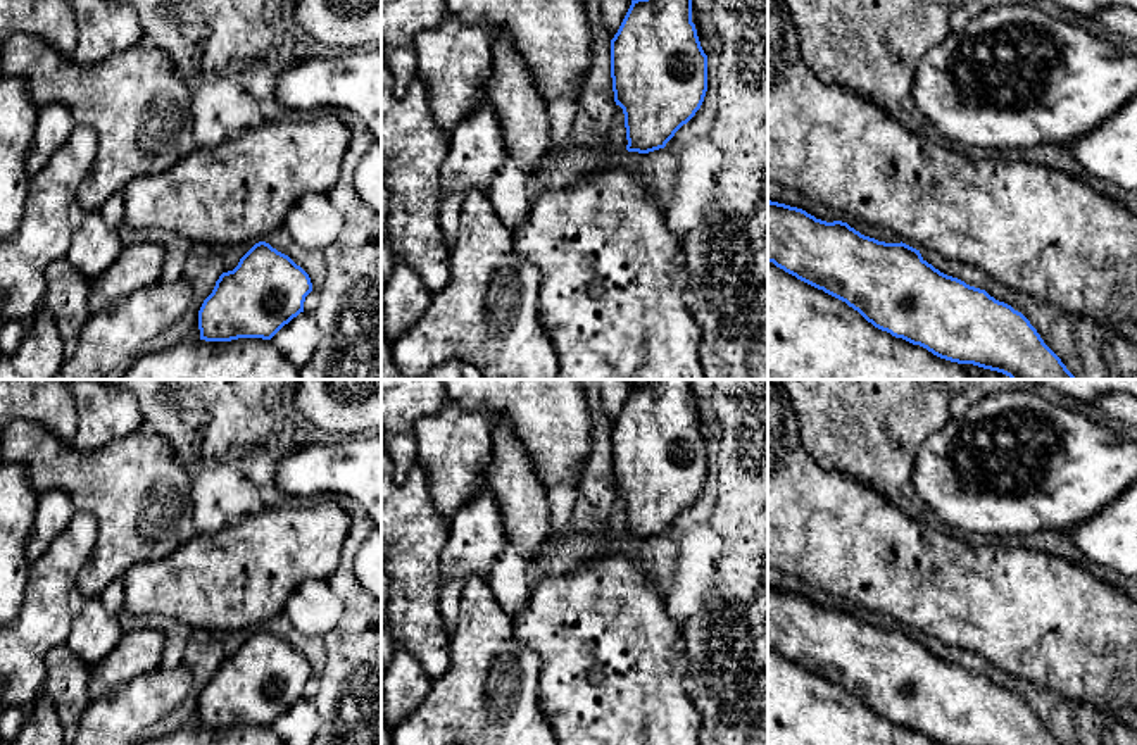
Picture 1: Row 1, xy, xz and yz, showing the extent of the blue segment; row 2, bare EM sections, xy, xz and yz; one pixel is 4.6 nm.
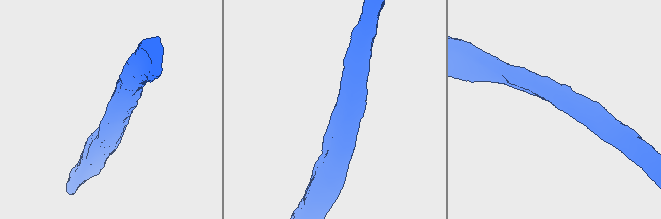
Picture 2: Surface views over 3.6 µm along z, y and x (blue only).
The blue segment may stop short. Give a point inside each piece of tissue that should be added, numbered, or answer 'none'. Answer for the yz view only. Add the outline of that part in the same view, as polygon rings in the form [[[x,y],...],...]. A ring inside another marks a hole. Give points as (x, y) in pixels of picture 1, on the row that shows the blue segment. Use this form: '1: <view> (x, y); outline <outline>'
none

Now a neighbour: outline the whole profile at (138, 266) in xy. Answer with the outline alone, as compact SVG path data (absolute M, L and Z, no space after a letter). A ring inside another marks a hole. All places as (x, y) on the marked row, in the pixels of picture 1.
M143 240L136 245L124 245L116 262L90 285L91 312L110 307L126 295L157 283L166 255L167 248L155 241Z

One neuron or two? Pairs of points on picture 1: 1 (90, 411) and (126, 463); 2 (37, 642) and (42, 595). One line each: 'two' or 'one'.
1: two
2: one

